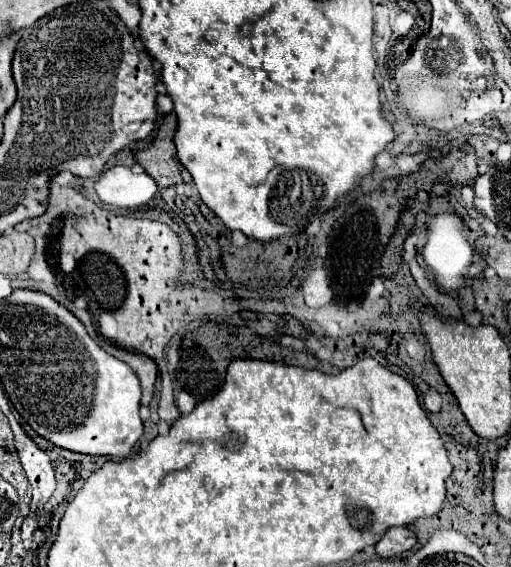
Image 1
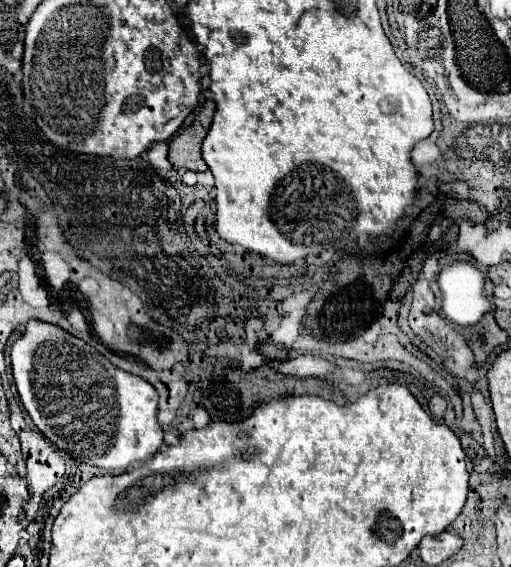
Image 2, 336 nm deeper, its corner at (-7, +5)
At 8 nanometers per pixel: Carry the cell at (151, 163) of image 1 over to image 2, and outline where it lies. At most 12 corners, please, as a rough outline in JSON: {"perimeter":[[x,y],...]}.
{"perimeter":[[215,102],[199,108],[193,124],[169,140],[175,168],[207,170],[201,142],[209,132]]}

